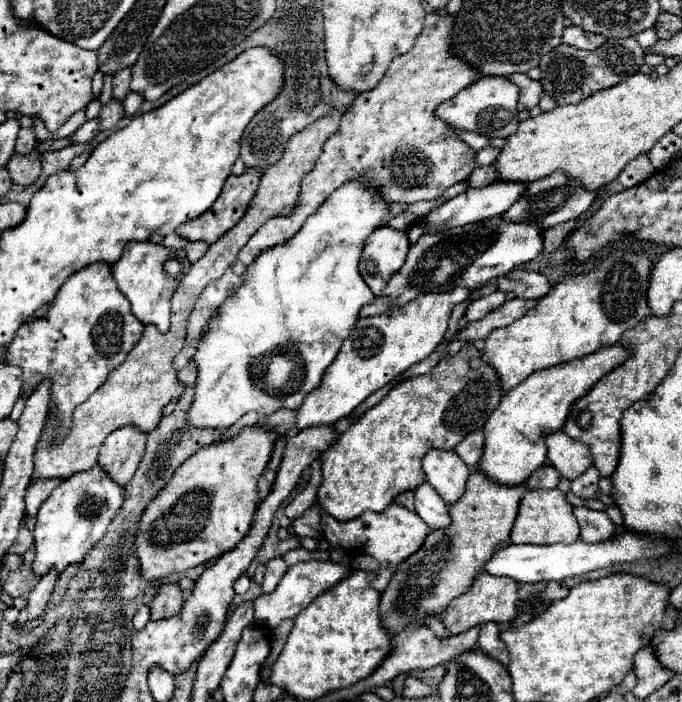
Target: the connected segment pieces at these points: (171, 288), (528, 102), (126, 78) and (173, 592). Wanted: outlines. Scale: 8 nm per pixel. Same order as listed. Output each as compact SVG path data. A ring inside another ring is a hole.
M134 242L124 248L122 258L112 264L112 276L118 284L118 290L132 304L134 316L142 324L154 324L160 332L168 332L170 328L170 298L180 288L182 278L186 276L192 262L188 260L184 248L166 248L154 242Z
M512 74L508 76L510 82L514 82L518 88L520 88L520 100L518 100L518 110L530 110L534 108L540 98L542 98L542 86L528 78L526 74Z
M122 68L118 74L114 74L114 96L118 100L124 100L130 86L130 78L132 78L132 68Z
M166 584L158 588L158 594L154 598L154 602L150 604L150 612L152 612L152 620L164 620L164 618L172 618L182 610L184 598L182 598L182 590L176 584Z

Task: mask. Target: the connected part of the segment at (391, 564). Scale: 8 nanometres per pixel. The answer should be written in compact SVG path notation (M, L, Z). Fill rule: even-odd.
M392 502L384 512L368 512L366 510L362 516L348 520L348 522L336 520L322 508L320 508L320 514L322 514L322 532L324 532L324 538L328 540L330 548L358 550L362 554L372 556L378 562L378 576L372 580L372 586L378 592L382 592L388 586L388 580L392 578L396 564L400 564L412 552L416 552L430 532L430 528L424 524L424 520L420 520L420 516L416 512L404 508L396 502Z

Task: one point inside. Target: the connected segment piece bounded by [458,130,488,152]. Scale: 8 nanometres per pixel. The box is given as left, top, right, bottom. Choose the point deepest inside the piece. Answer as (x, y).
(477, 142)

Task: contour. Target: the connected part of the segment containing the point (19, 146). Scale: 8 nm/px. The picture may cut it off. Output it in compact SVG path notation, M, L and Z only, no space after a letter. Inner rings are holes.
M20 128L18 140L16 140L16 152L18 154L28 154L36 146L36 134L34 128Z

